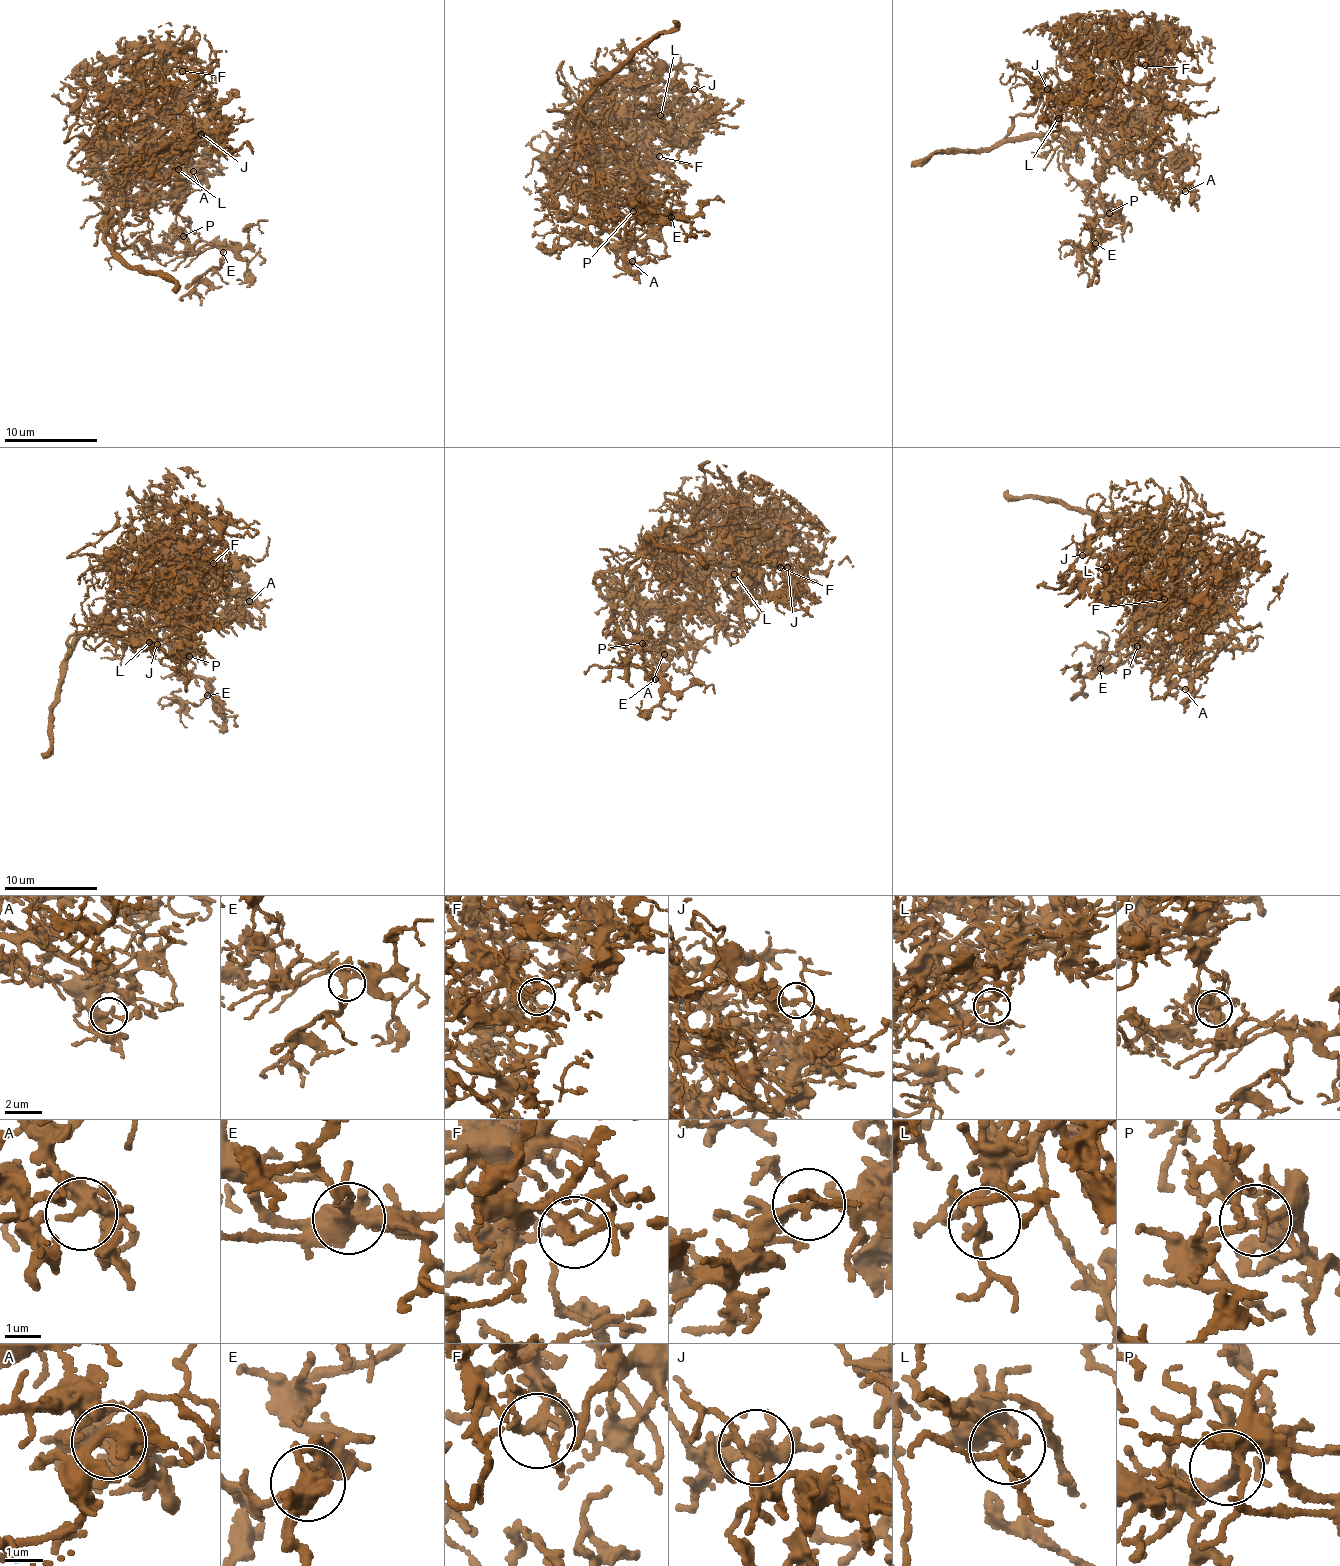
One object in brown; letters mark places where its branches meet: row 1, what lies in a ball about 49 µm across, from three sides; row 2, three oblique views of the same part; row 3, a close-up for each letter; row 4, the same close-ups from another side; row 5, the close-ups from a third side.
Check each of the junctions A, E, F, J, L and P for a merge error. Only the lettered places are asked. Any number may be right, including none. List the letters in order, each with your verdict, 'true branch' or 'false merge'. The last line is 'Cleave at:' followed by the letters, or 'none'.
A: true branch
E: true branch
F: true branch
J: true branch
L: true branch
P: true branch
Cleave at: none

